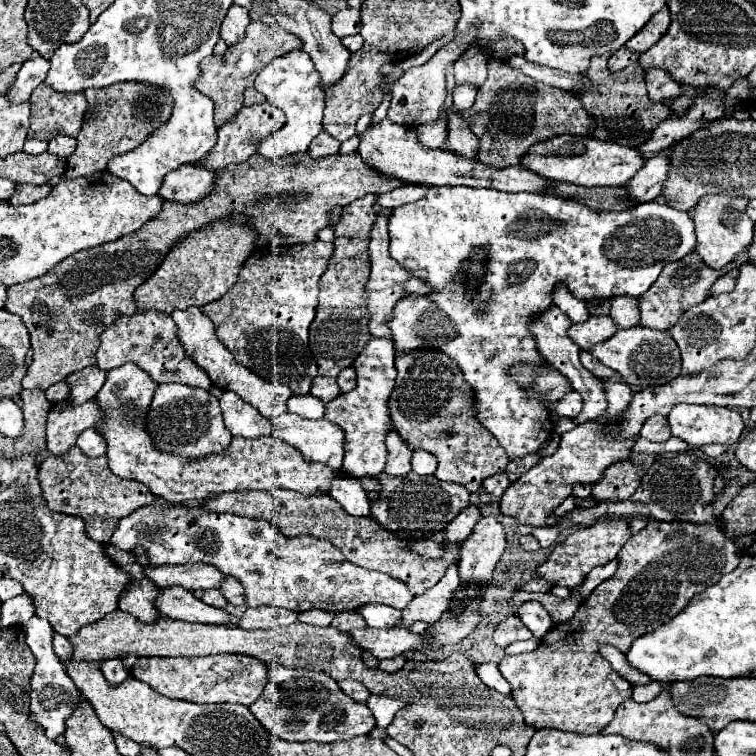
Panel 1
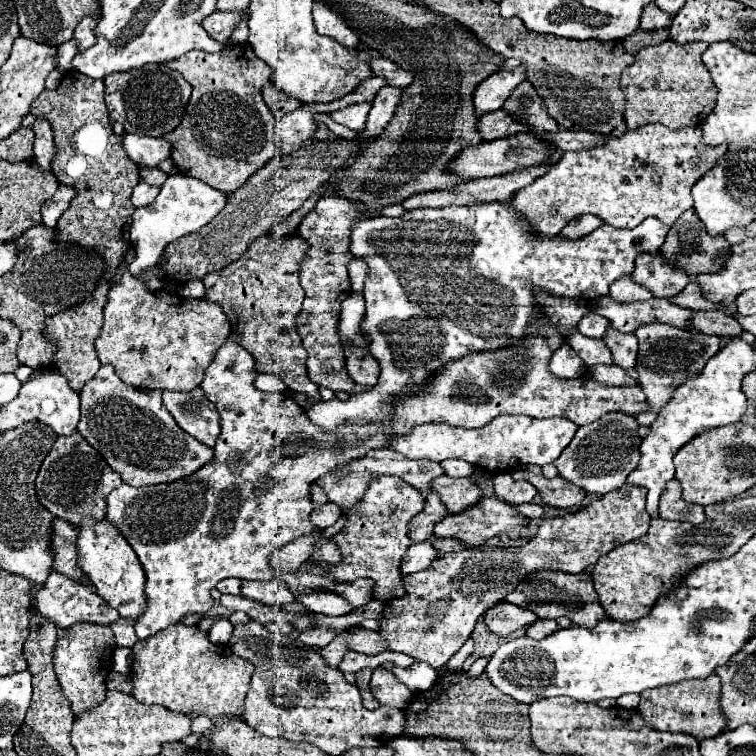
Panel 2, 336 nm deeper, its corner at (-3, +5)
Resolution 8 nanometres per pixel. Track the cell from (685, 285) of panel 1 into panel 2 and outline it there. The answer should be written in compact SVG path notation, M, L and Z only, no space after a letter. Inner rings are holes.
M694 208L686 210L686 214L682 214L682 218L678 218L678 222L674 222L674 226L670 228L666 242L662 244L660 254L670 260L674 266L678 266L682 272L686 272L690 278L698 276L698 274L710 274L712 270L720 270L720 258L718 252L726 250L726 246L730 246L726 242L724 236L710 236L702 224L702 220L698 218L698 214L694 212Z

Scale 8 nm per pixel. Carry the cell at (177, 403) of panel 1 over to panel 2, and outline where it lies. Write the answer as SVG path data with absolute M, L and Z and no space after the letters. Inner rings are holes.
M202 388L190 392L162 392L166 410L174 416L178 426L206 446L214 446L220 434L220 416L210 400L204 398Z

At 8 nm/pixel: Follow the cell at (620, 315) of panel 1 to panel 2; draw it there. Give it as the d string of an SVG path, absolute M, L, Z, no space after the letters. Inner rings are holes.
M660 252L640 254L632 278L638 284L646 286L656 298L672 298L680 294L690 282L690 278L682 274L682 270L678 270L676 266L668 266L666 258L660 258Z

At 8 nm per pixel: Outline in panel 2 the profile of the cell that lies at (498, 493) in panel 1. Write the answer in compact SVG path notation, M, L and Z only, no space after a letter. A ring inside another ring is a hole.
M506 472L506 474L498 474L494 478L494 494L508 504L524 504L524 502L532 502L532 498L538 494L538 490L534 486L530 486L530 482L514 480Z

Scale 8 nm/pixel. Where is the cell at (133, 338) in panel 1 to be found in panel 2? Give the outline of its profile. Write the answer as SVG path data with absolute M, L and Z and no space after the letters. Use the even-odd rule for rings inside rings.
M126 270L126 274L122 274L122 278L108 292L108 302L104 306L104 326L96 340L96 352L100 362L112 364L116 374L130 386L188 392L202 382L206 368L210 366L222 342L226 342L230 330L230 322L218 304L208 300L188 300L166 290L150 292Z

